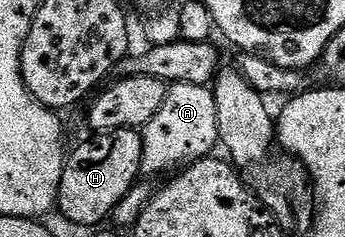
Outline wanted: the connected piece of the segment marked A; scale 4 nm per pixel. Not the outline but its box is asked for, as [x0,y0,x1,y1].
[141,81,219,176]

